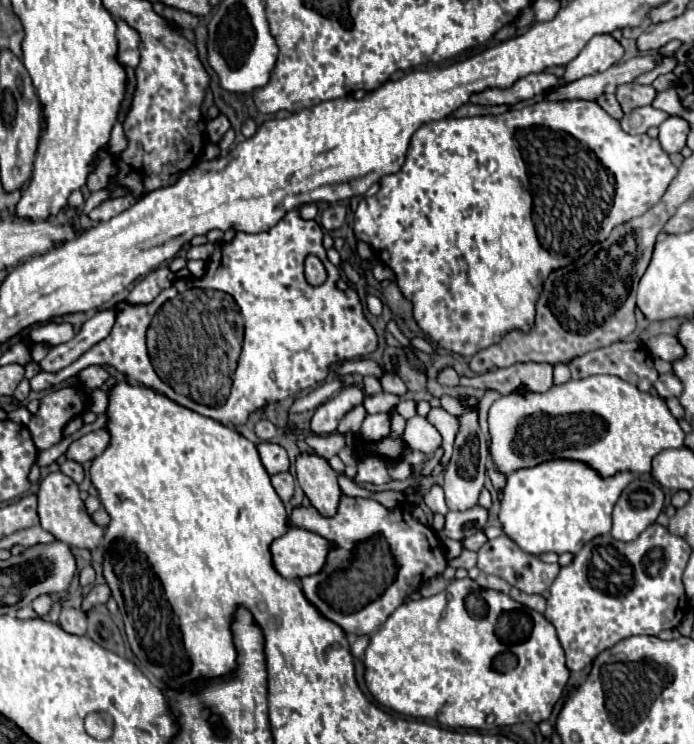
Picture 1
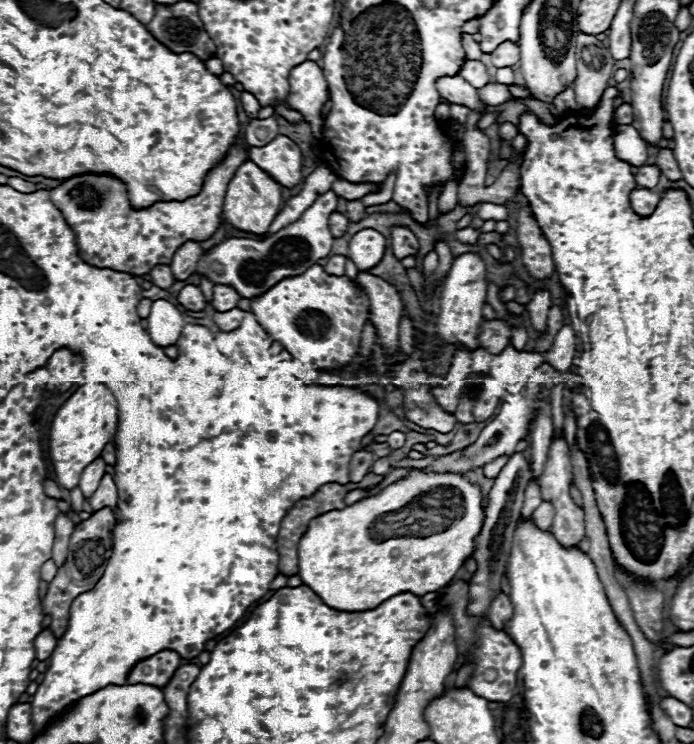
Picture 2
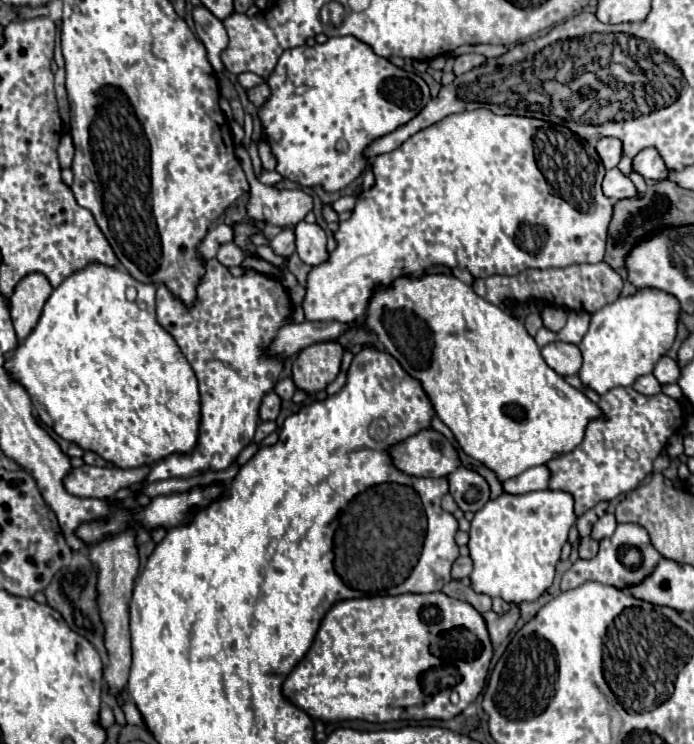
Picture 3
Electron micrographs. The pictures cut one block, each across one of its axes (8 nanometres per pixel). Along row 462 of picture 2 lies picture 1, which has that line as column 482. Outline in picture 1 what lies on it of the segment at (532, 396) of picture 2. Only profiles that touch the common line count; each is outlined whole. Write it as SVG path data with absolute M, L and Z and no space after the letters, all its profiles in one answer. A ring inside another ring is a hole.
M460 396L458 398L462 406L472 408L458 416L458 432L454 438L454 452L450 458L450 464L444 470L444 492L446 492L446 504L450 510L468 510L474 504L478 504L478 494L484 488L486 478L486 438L478 424L478 400L474 396Z

